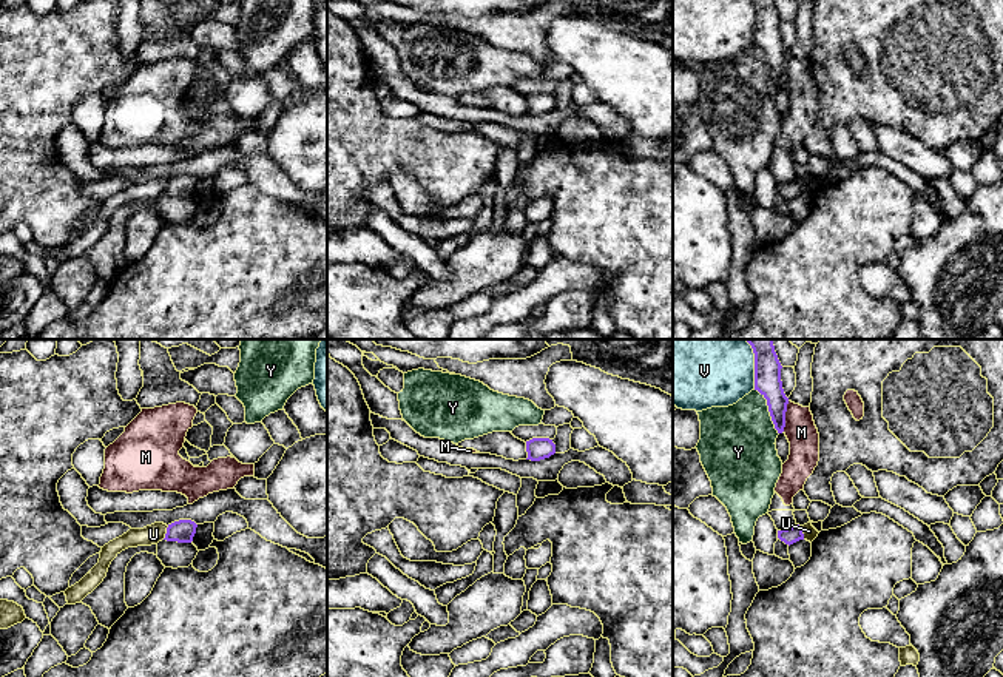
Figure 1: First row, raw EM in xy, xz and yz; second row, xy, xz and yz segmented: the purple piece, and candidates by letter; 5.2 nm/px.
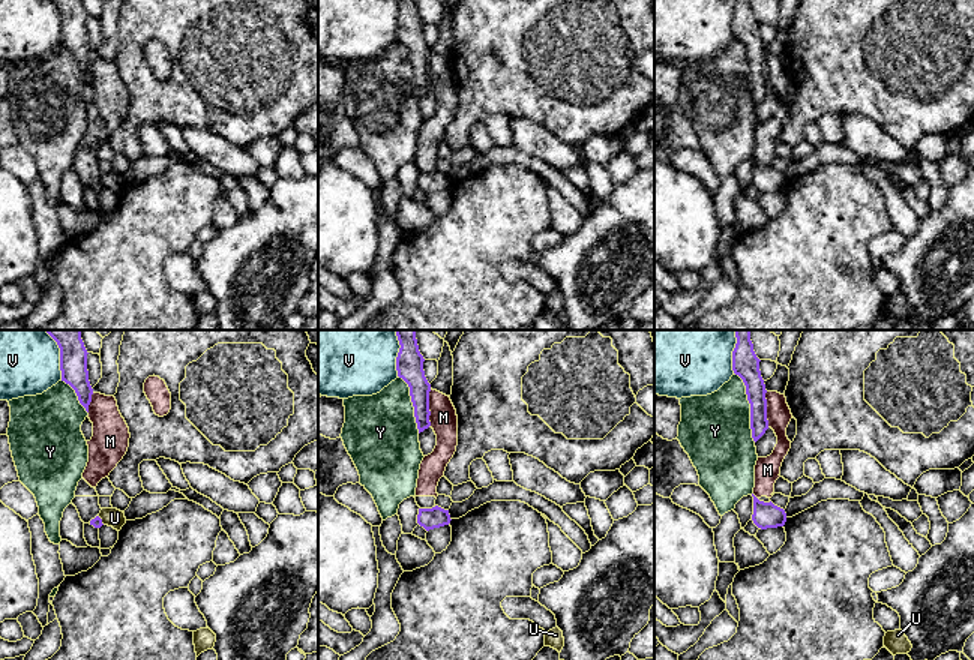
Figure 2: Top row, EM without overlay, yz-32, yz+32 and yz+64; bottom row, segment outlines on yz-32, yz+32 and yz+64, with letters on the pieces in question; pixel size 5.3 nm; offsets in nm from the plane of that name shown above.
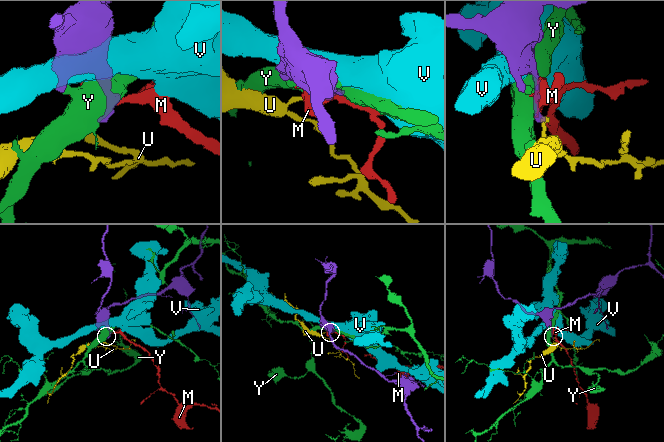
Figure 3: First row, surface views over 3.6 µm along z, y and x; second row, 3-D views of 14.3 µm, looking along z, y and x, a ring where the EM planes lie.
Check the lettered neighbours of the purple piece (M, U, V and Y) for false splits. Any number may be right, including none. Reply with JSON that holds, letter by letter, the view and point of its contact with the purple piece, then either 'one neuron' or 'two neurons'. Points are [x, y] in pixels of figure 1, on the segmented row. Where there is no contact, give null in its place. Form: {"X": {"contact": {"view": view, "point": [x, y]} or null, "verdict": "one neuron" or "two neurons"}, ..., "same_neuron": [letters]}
{"M": {"contact": {"view": "yz", "point": [784, 417]}, "verdict": "two neurons"}, "U": {"contact": {"view": "xy", "point": [167, 532]}, "verdict": "two neurons"}, "V": {"contact": {"view": "yz", "point": [755, 364]}, "verdict": "two neurons"}, "Y": {"contact": {"view": "yz", "point": [769, 410]}, "verdict": "two neurons"}, "same_neuron": []}

